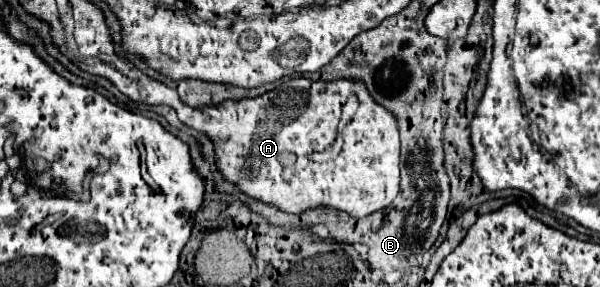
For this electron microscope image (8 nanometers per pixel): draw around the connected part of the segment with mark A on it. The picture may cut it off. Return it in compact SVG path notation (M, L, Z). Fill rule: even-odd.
M95 63L91 73L109 79L123 95L137 103L167 103L175 107L179 121L187 127L193 127L215 143L215 163L219 173L225 181L239 185L239 191L251 199L261 203L273 205L283 213L299 215L315 207L329 207L343 211L351 217L365 217L383 207L387 207L399 193L399 129L389 111L385 107L373 103L371 95L361 87L361 83L351 79L339 79L331 83L323 81L309 81L309 79L293 79L289 85L283 85L275 91L269 91L255 99L241 99L241 101L225 101L213 107L189 107L181 103L175 89L167 87L165 83L153 81L141 71L135 71L133 77L123 75L111 63ZM349 95L357 95L359 107L351 123L343 129L343 145L341 151L331 155L327 149L335 143L337 125L341 117L341 107L345 105Z

